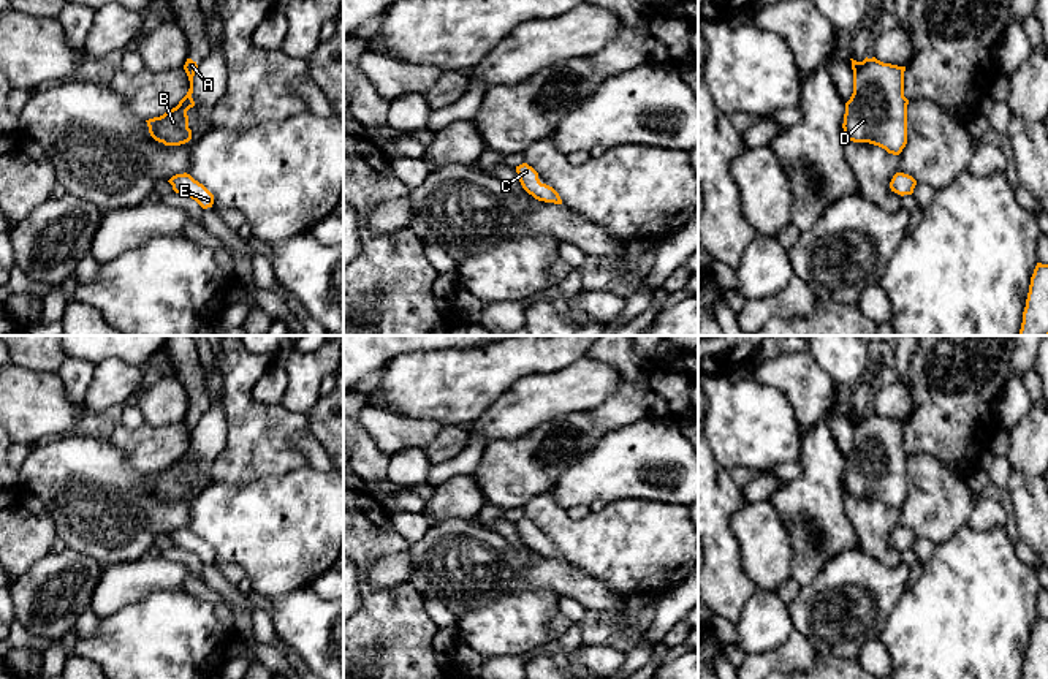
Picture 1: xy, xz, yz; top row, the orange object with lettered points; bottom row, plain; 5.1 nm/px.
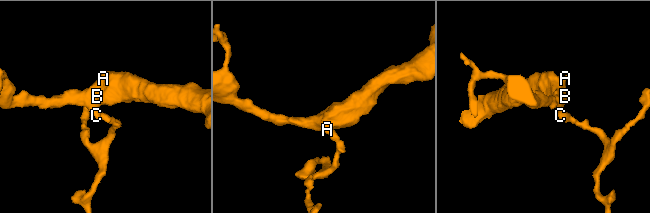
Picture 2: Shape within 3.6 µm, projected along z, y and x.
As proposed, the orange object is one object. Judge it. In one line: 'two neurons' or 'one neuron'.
one neuron

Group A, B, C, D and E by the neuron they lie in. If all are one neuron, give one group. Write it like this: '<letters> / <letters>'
A B C D E

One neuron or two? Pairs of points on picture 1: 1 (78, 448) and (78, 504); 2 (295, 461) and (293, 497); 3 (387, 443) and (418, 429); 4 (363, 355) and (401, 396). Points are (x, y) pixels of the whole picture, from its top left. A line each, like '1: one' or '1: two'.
1: one
2: two
3: one
4: two

